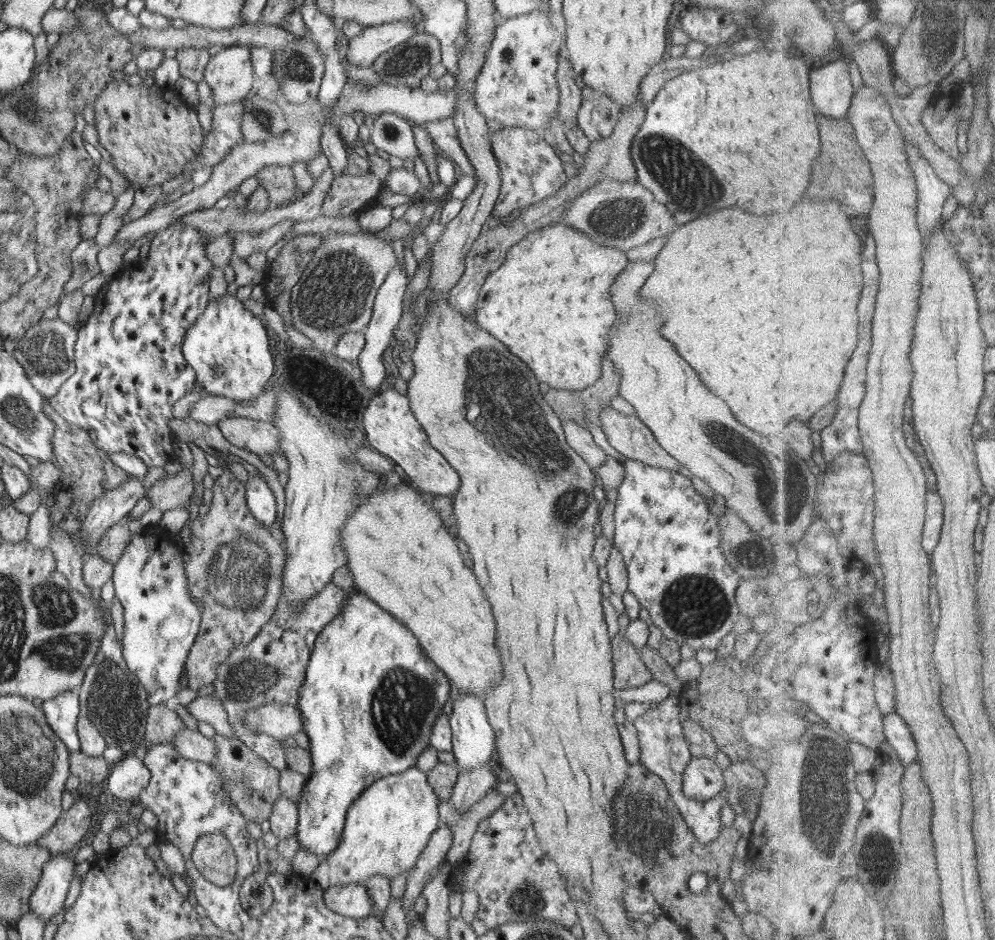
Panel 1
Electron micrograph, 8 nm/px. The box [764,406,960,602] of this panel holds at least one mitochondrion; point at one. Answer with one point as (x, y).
(784, 511)

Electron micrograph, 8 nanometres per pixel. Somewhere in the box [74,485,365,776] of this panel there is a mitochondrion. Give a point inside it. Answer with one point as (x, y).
(236, 572)

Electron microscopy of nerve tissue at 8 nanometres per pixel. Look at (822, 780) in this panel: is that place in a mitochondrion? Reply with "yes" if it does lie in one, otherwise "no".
yes

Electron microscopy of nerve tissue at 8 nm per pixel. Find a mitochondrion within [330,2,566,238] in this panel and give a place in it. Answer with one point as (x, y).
(395, 65)

